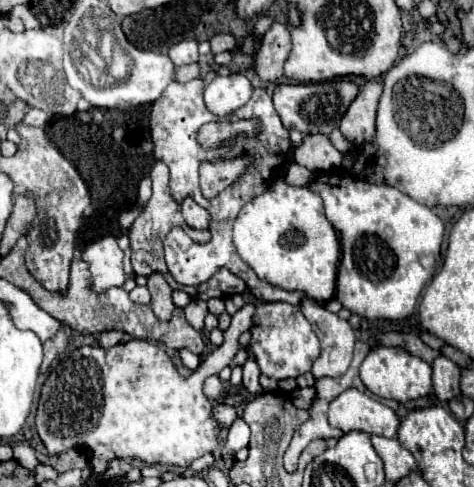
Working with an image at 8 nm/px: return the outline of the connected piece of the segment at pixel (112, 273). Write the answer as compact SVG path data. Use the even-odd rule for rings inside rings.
M104 237L82 251L82 259L90 265L90 289L104 293L110 287L122 287L126 275L122 271L122 251L116 239Z

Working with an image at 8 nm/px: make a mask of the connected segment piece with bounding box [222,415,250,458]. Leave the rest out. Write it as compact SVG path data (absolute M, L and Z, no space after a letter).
M238 415L228 429L228 435L226 435L226 441L224 441L224 447L222 447L224 457L230 458L238 449L244 449L248 445L248 439L250 439L250 427Z

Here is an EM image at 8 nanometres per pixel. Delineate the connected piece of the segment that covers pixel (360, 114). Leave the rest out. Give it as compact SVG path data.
M370 79L360 87L356 99L350 103L346 115L340 121L340 131L344 133L346 139L350 139L356 145L372 141L380 95L382 95L382 83L376 79Z

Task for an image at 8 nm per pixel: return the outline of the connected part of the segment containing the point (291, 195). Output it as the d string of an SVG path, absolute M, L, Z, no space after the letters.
M278 179L262 195L246 203L234 223L234 247L244 263L252 267L258 279L280 287L284 291L302 291L306 297L312 297L320 303L330 301L336 291L336 269L340 261L340 245L334 227L324 217L322 199L312 193L308 187L286 185L284 179Z

